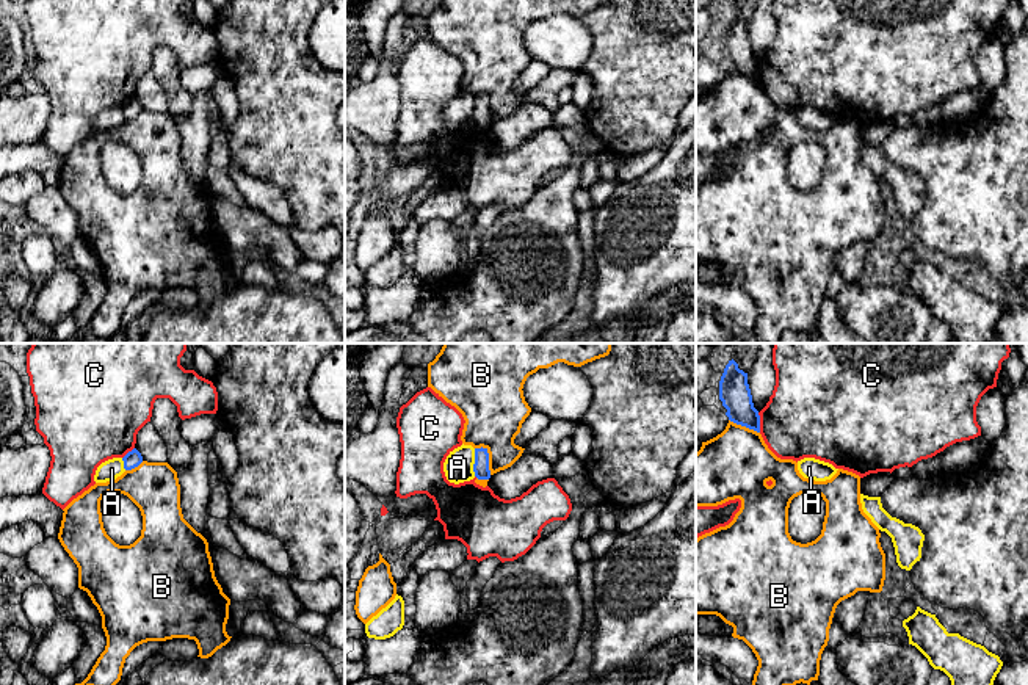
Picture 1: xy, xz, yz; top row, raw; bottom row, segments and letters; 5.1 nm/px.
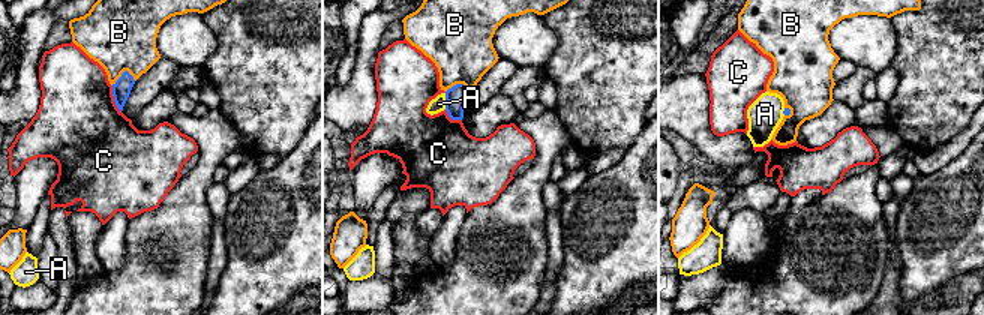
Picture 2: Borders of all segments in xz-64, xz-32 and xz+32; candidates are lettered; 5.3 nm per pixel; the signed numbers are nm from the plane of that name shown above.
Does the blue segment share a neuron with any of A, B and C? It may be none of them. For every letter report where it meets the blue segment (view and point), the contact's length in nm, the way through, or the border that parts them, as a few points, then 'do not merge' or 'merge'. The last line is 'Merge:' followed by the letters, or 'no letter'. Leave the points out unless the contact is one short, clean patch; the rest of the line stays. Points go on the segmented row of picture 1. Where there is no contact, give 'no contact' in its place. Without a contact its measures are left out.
A: contact xz (475, 463); length 140 nm; border xz (475, 449), (474, 475); do not merge
B: contact xz (488, 456); length 170 nm; do not merge
C: contact yz (759, 422); length 110 nm; do not merge
Merge: no letter

